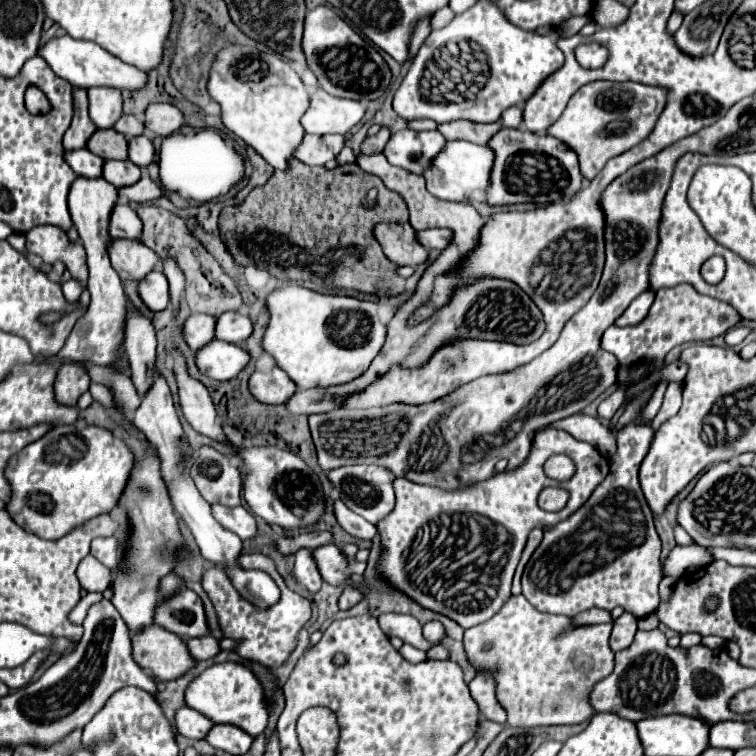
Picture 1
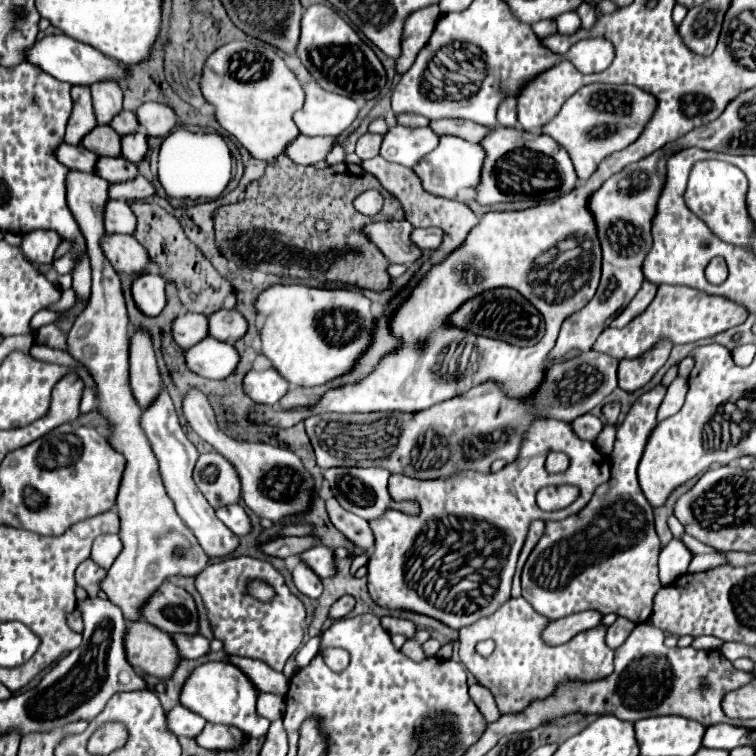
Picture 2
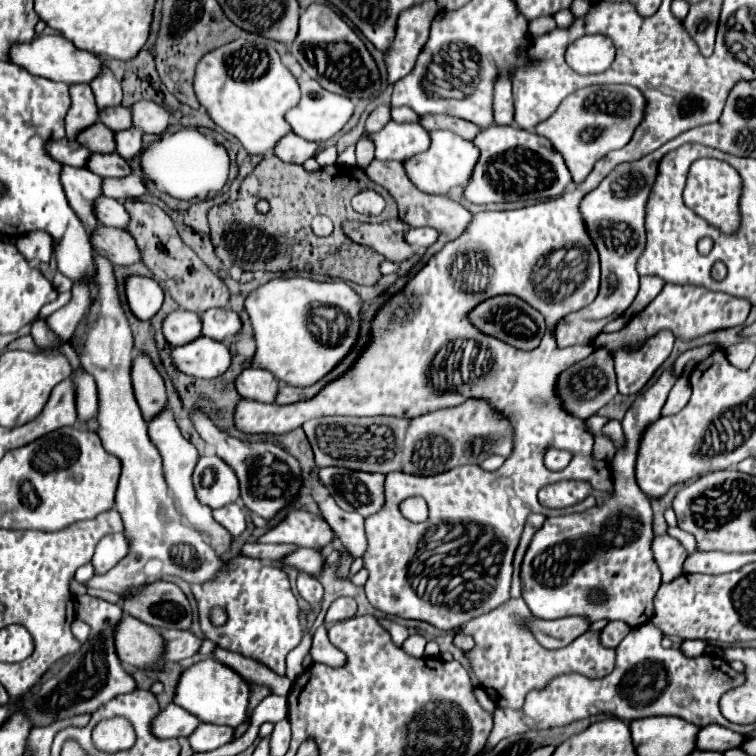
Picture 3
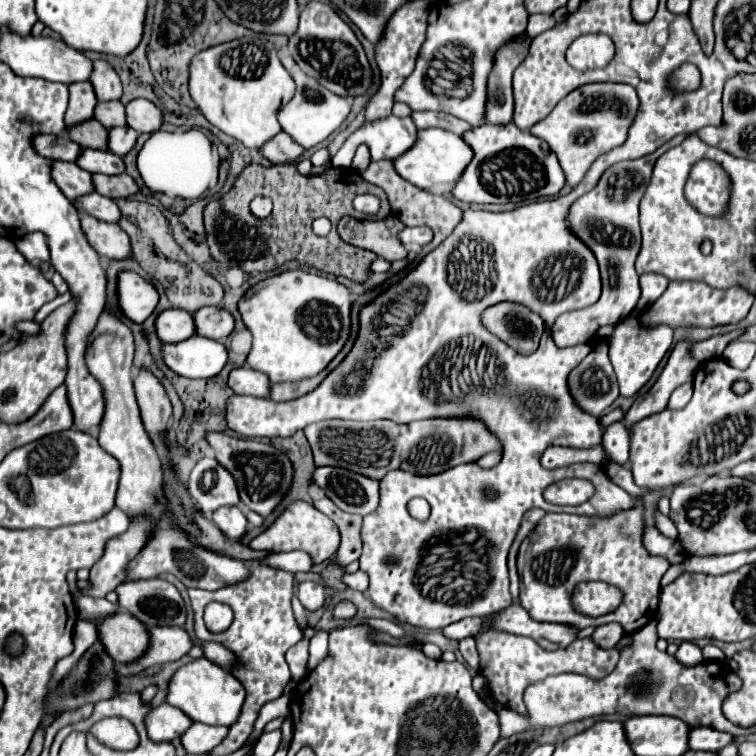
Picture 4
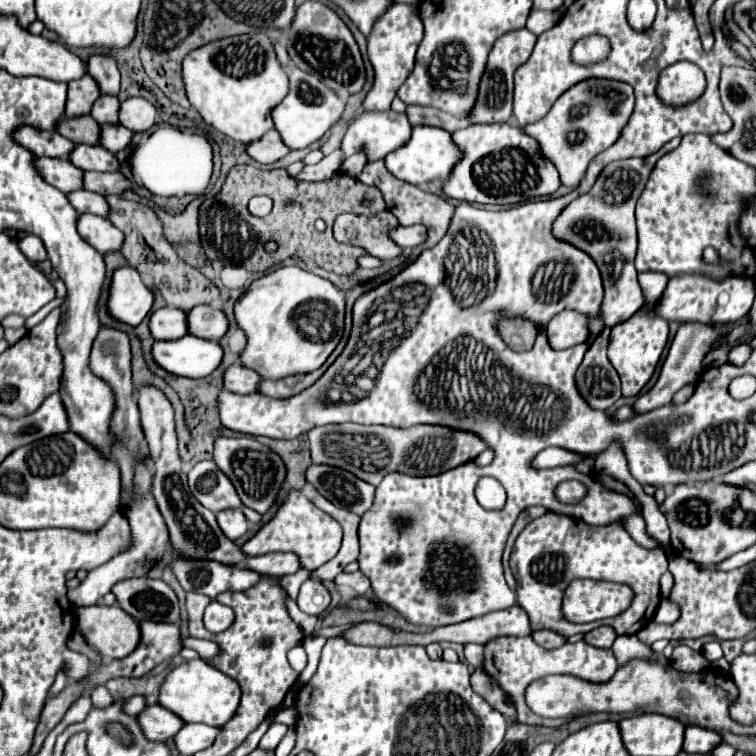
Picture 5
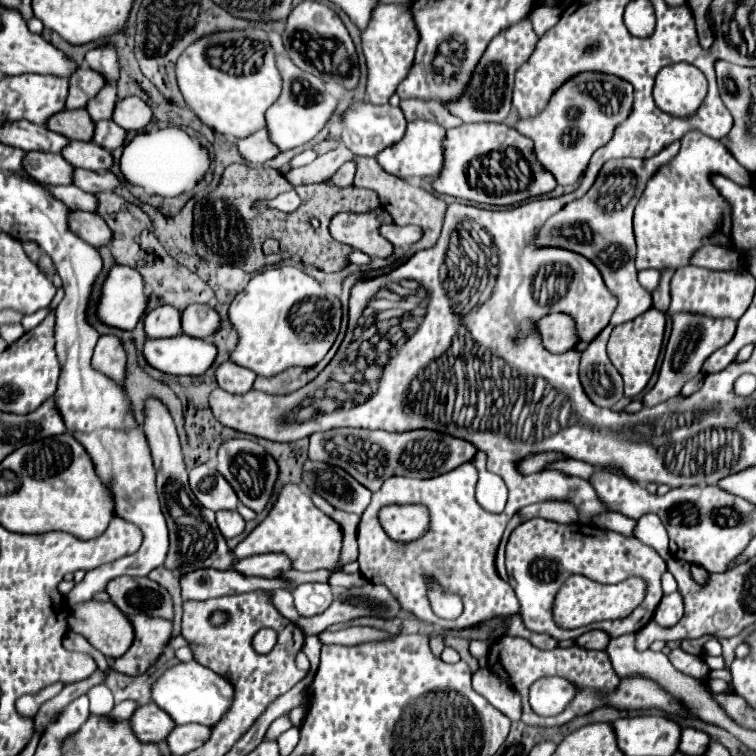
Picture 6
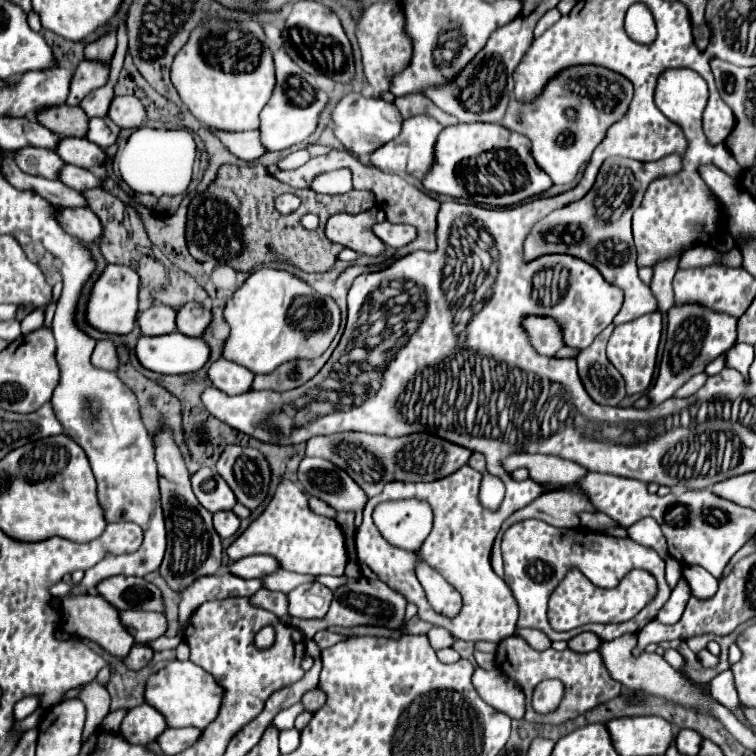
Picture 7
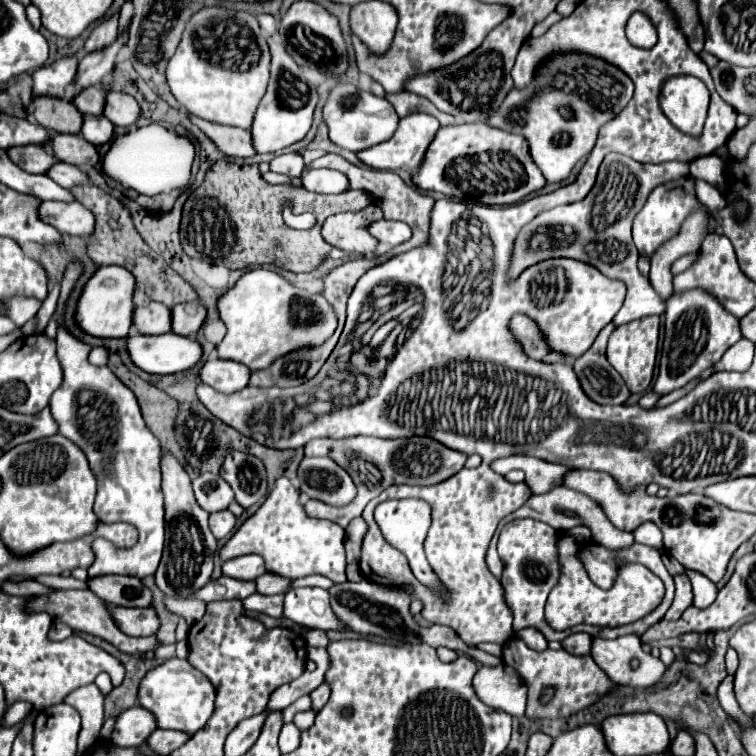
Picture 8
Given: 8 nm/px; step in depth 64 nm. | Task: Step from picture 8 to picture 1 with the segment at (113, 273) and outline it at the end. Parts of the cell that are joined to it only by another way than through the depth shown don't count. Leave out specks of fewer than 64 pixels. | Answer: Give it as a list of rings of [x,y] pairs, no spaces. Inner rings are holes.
[[[154,270],[150,272],[140,284],[138,284],[138,292],[140,292],[140,298],[144,300],[144,304],[158,312],[158,310],[164,310],[170,302],[170,294],[168,294],[168,280],[162,272]]]

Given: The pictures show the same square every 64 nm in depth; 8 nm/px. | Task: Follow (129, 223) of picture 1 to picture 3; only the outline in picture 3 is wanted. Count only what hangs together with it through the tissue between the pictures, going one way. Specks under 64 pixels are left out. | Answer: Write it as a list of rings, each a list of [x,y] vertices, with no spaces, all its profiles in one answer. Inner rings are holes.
[[[100,196],[100,200],[96,200],[96,216],[100,224],[110,228],[120,228],[120,230],[126,230],[130,220],[124,204],[106,196]]]

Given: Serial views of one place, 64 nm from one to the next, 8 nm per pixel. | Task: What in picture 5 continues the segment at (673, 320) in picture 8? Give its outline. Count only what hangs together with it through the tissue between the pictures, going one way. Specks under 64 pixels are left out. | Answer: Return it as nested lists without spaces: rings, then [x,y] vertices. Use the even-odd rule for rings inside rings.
[[[682,324],[678,328],[678,334],[674,336],[672,344],[670,344],[670,350],[668,350],[668,356],[662,364],[662,370],[660,370],[660,376],[658,376],[658,382],[652,386],[650,392],[646,392],[644,396],[638,396],[638,400],[634,402],[634,414],[644,414],[644,412],[650,412],[654,408],[660,408],[664,404],[670,404],[674,392],[678,392],[682,386],[686,384],[696,384],[700,372],[702,372],[702,360],[704,356],[708,354],[712,342],[722,336],[724,332],[728,332],[726,328],[714,328],[714,326],[704,326],[704,324]]]

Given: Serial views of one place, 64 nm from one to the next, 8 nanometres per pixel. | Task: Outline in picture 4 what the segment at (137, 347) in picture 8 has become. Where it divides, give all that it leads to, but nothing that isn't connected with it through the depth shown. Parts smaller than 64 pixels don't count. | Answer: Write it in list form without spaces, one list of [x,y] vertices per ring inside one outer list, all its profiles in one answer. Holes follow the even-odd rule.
[[[192,336],[180,344],[164,344],[162,356],[170,370],[186,378],[212,378],[228,362],[226,346],[204,336]]]

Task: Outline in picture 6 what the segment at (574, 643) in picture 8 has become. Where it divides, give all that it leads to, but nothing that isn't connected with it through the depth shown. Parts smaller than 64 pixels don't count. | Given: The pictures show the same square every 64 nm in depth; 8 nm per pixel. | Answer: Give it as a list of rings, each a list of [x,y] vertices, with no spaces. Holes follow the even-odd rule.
[[[590,630],[590,632],[582,634],[582,636],[578,636],[576,644],[582,646],[582,648],[590,648],[590,650],[604,650],[608,646],[608,640],[610,640],[608,632],[604,632],[604,630]]]

